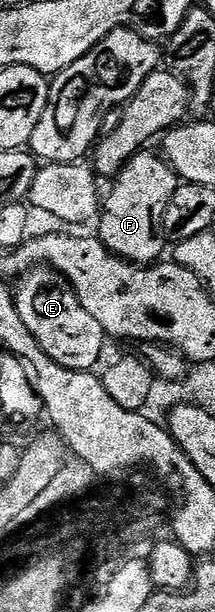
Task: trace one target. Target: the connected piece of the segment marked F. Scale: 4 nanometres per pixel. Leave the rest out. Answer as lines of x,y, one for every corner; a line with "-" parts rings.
149,151
135,153
111,182
112,190
103,198
98,214
100,242
111,253
126,261
156,263
161,260
165,238
162,236
164,212
174,195
178,178
163,156

